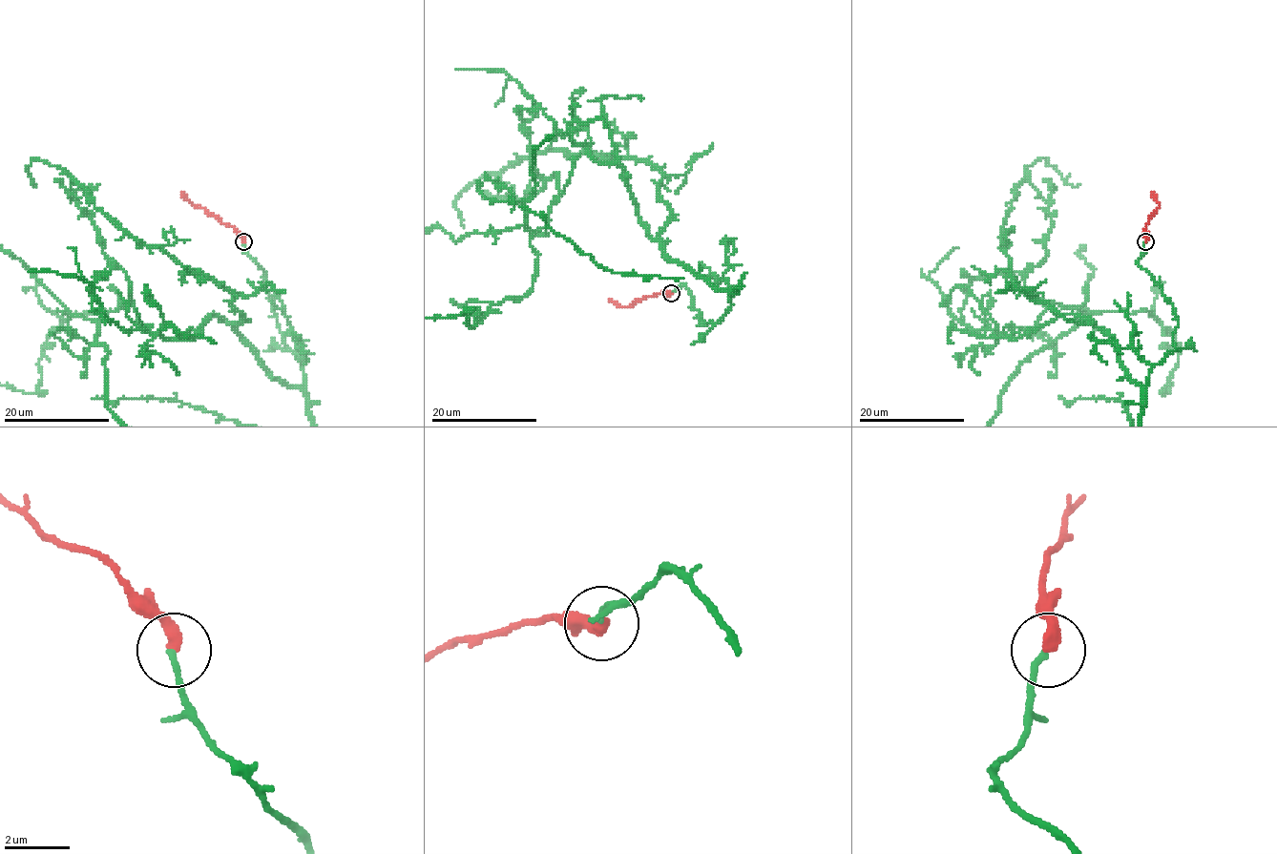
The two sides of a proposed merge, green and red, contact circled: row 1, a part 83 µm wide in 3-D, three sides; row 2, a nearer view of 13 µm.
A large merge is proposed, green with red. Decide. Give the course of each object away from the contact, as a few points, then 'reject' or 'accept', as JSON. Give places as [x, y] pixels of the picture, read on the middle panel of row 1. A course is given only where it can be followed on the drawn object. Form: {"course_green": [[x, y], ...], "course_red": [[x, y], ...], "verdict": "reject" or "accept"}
{"course_green": [[670, 293], [704, 324], [731, 302], [618, 165], [519, 109], [558, 179], [531, 289]], "course_red": [[670, 293], [638, 300], [631, 306], [618, 306], [608, 300]], "verdict": "accept"}

